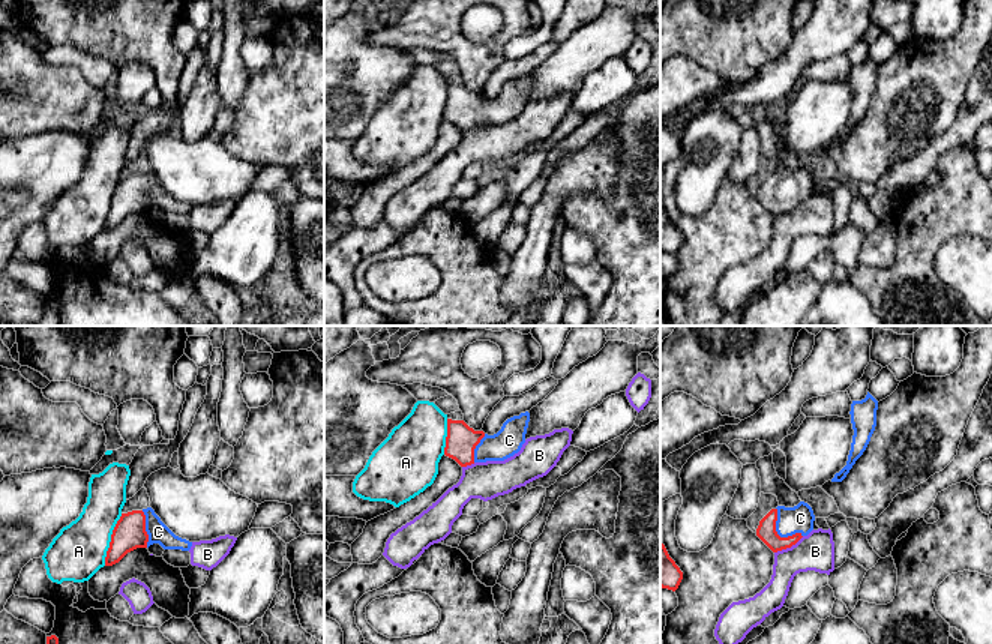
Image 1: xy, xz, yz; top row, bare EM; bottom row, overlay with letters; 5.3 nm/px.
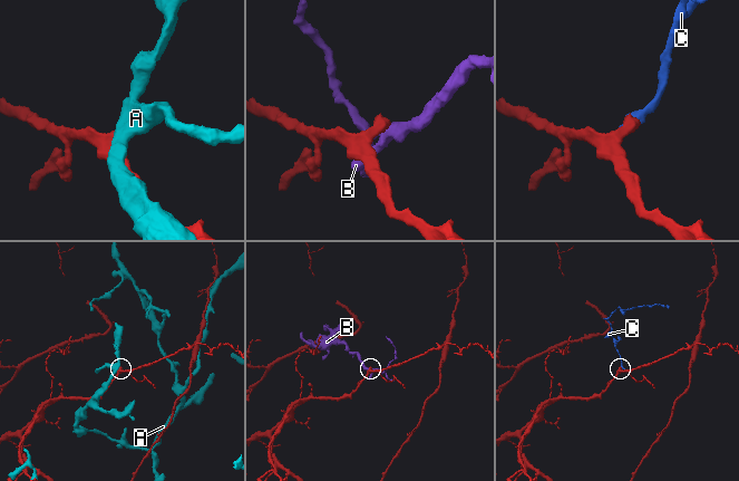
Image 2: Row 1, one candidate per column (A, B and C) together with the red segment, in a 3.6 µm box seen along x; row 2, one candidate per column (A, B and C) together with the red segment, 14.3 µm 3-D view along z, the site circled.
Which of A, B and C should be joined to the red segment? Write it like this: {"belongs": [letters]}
{"belongs": ["C"]}

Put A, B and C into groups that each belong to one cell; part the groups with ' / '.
A / B / C

